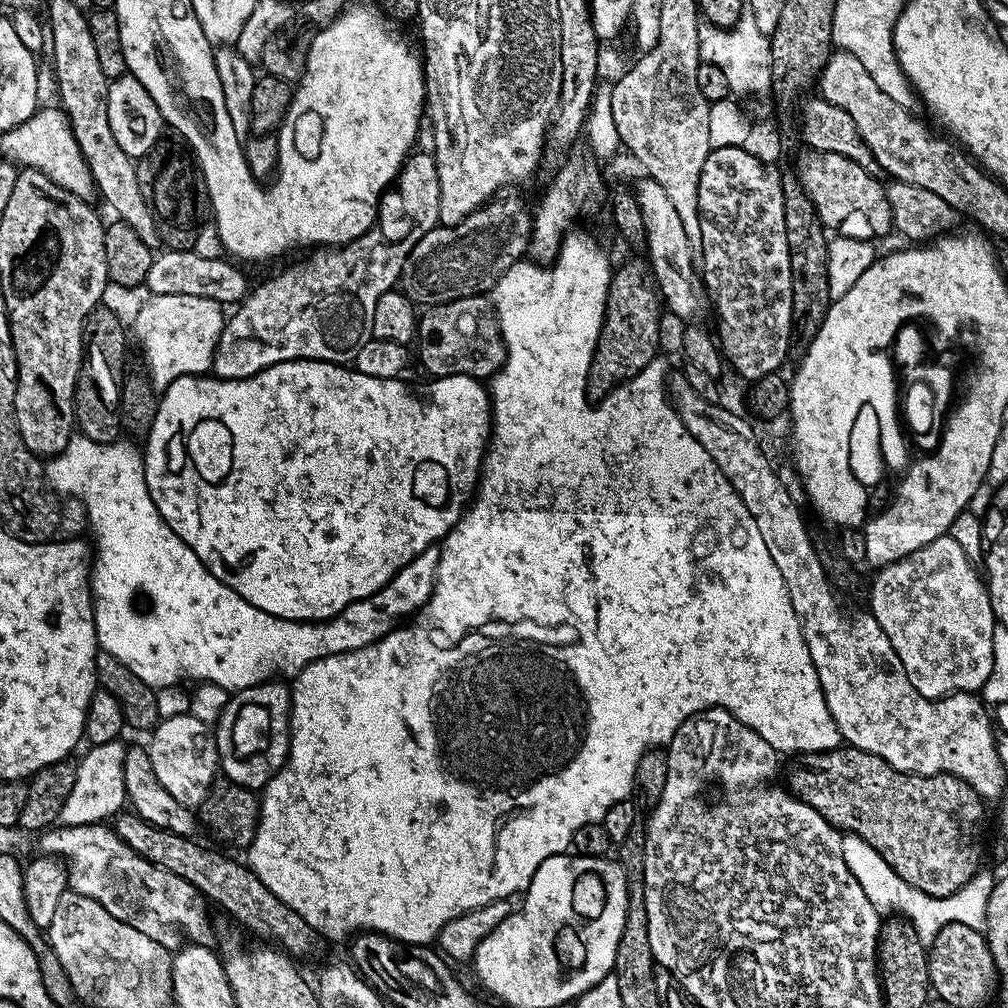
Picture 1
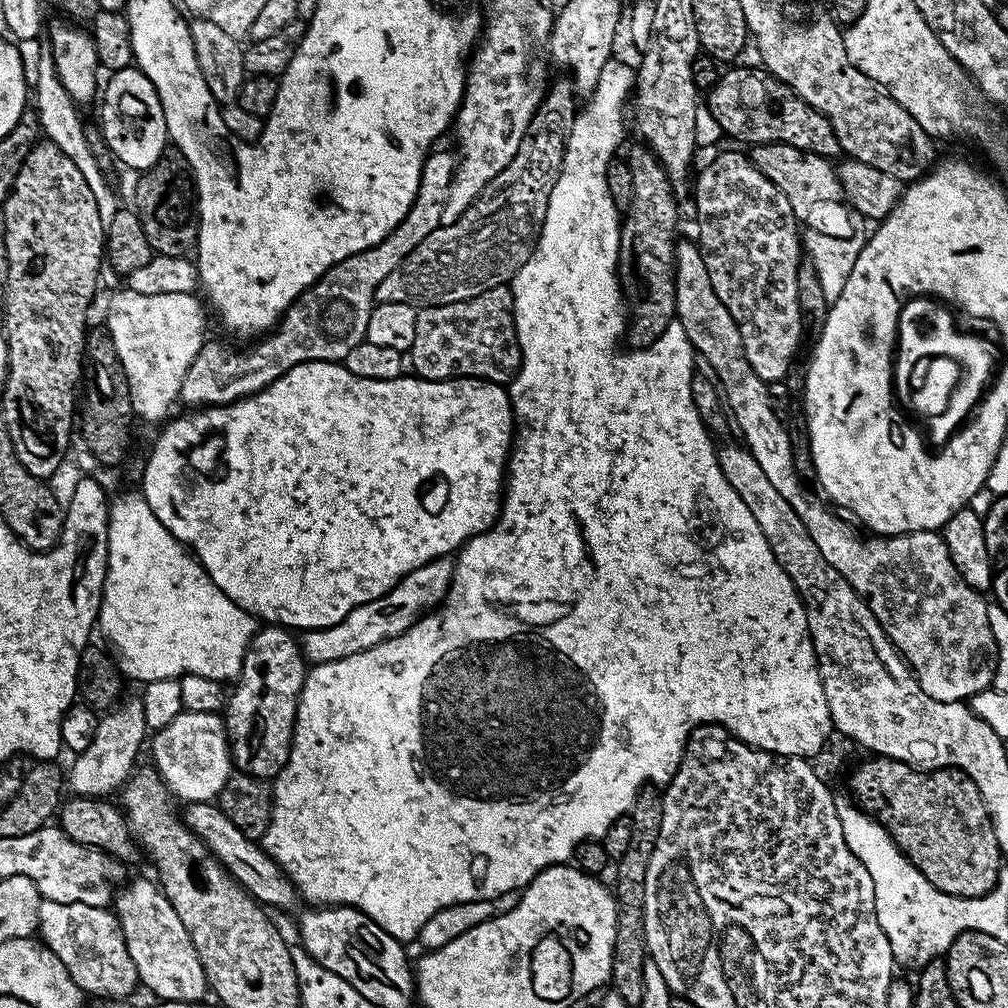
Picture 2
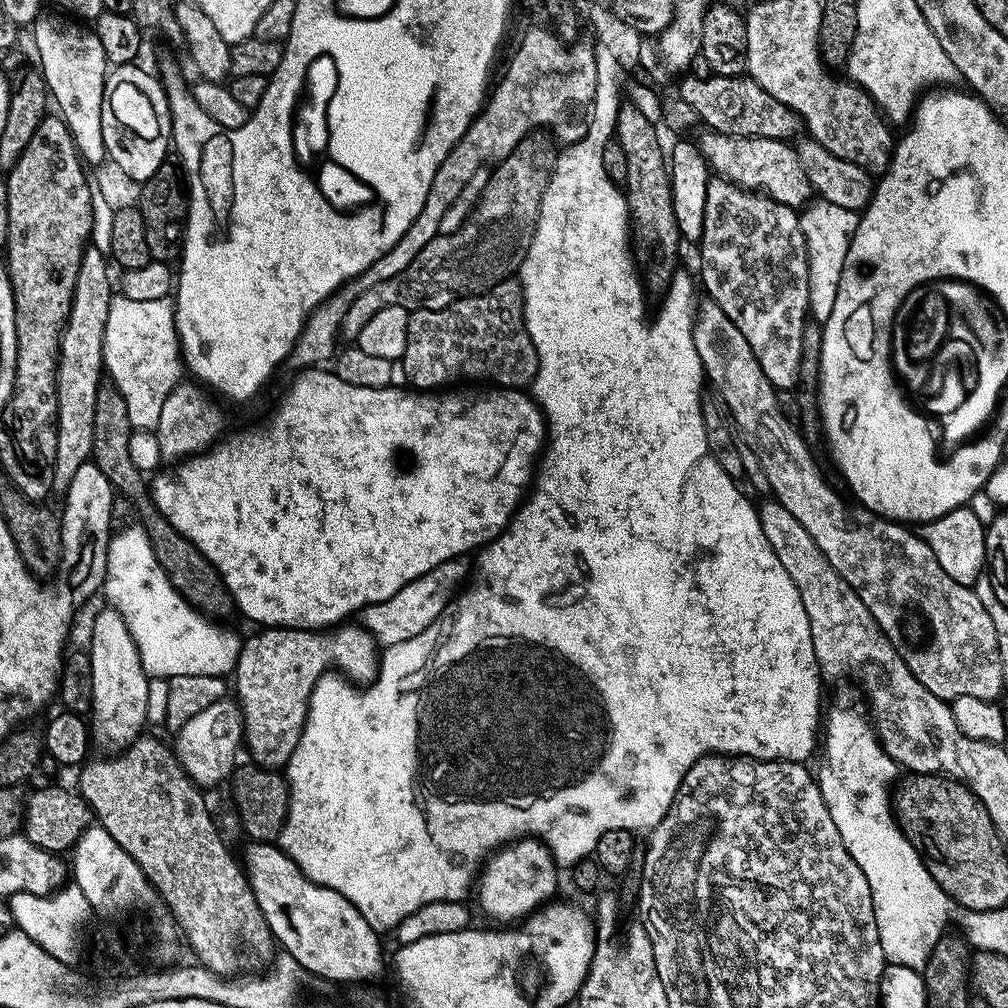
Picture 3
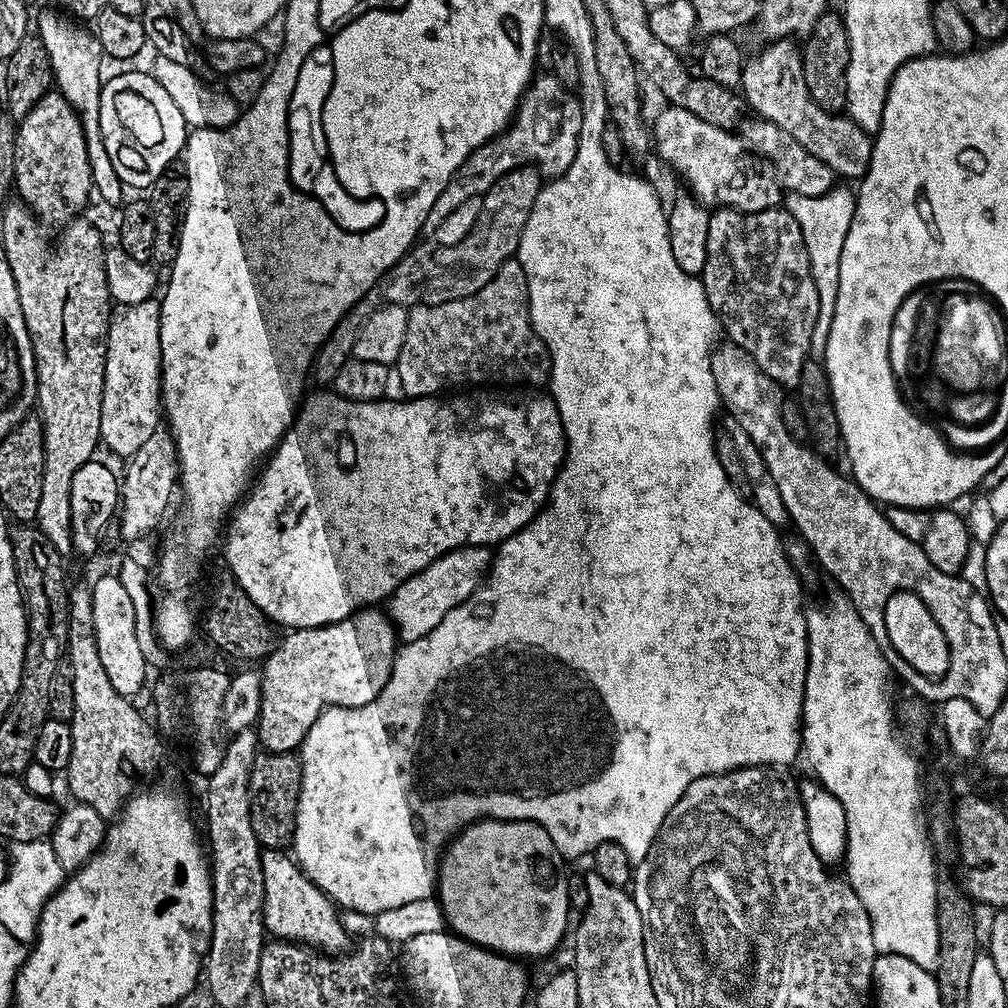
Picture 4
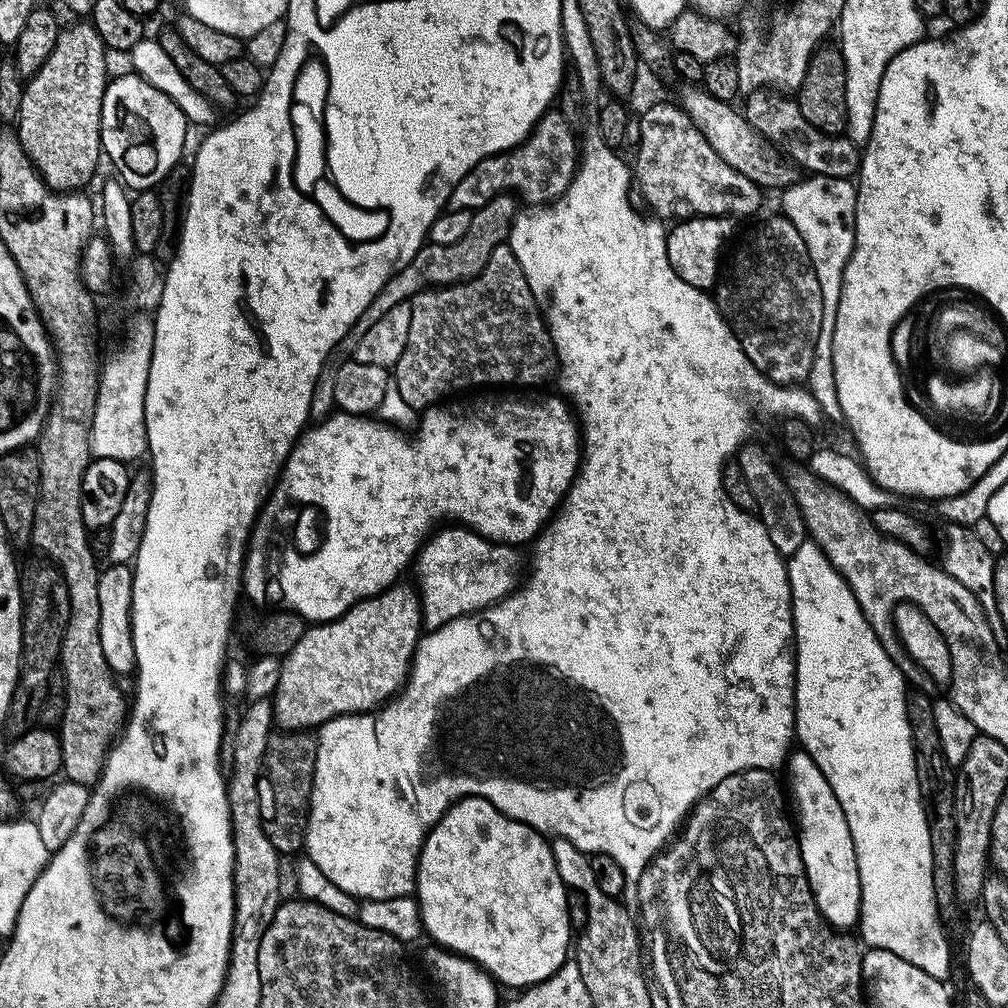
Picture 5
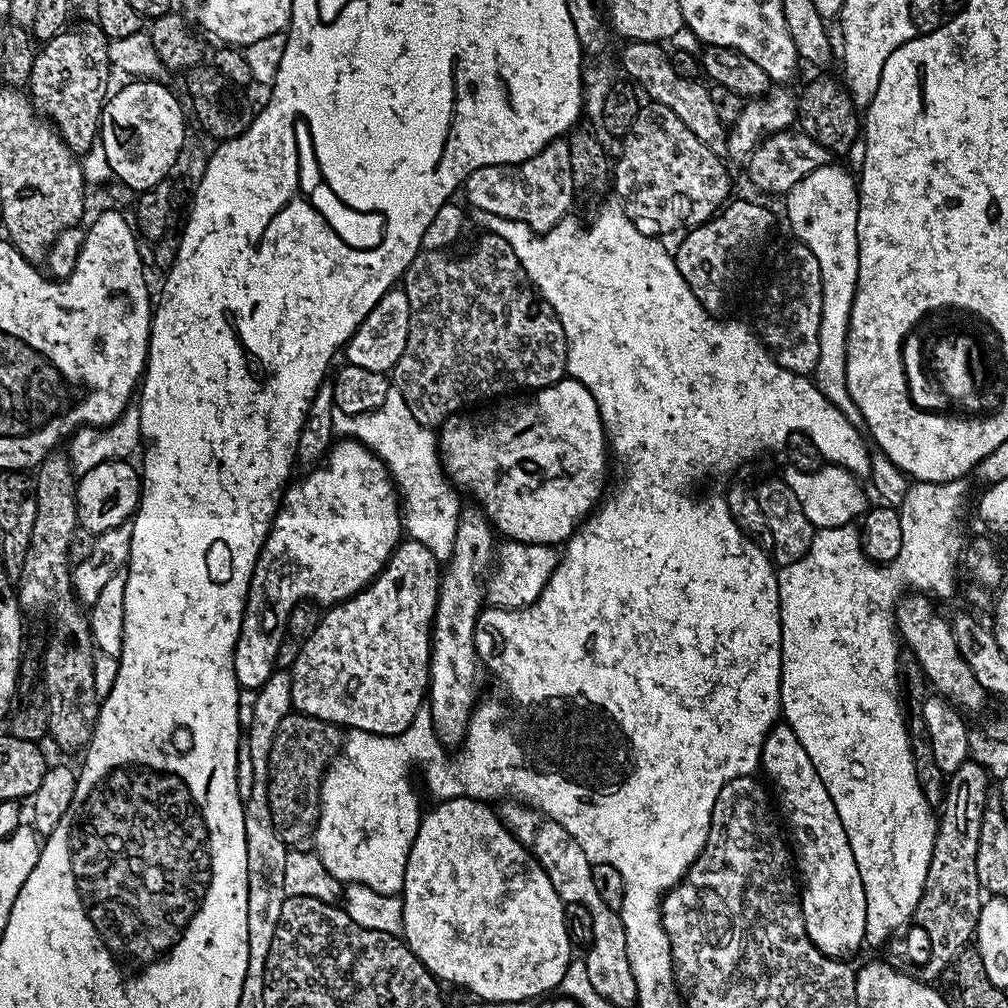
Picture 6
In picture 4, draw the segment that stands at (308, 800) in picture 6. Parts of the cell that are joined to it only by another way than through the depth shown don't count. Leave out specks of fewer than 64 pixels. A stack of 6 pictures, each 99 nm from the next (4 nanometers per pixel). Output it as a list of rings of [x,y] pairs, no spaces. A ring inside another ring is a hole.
[[[261,751],[250,770],[250,826],[265,849],[287,849],[296,833],[296,811],[302,786],[302,766],[296,752]]]

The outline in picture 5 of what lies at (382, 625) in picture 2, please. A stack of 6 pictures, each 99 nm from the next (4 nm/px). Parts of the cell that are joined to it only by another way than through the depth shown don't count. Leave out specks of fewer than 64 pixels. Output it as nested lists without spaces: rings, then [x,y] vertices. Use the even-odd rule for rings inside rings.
[[[444,526],[429,535],[414,561],[423,627],[441,628],[454,618],[473,615],[509,595],[522,576],[516,552],[513,545],[496,544],[463,526]]]

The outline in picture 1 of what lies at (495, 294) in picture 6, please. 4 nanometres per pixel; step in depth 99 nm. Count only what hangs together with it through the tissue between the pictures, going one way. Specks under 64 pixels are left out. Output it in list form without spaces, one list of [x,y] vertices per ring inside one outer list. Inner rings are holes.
[[[487,295],[433,304],[425,312],[428,313],[418,320],[418,345],[420,360],[429,377],[473,376],[484,382],[500,371],[508,351],[496,317],[496,305]]]

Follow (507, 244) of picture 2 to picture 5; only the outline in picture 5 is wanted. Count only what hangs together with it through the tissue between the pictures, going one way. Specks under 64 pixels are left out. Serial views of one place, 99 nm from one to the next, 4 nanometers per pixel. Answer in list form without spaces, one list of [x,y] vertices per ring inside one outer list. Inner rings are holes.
[[[515,195],[495,196],[490,202],[486,202],[486,206],[472,212],[470,230],[466,230],[466,234],[462,234],[462,238],[458,238],[458,242],[450,242],[450,246],[425,243],[401,272],[395,272],[388,279],[386,286],[382,286],[382,290],[378,290],[378,298],[374,298],[374,302],[370,306],[366,306],[366,310],[362,310],[362,318],[358,318],[358,322],[354,322],[354,326],[346,334],[346,338],[342,338],[339,350],[330,353],[326,358],[326,362],[322,366],[322,374],[318,374],[318,382],[314,382],[314,398],[310,398],[310,417],[313,421],[319,422],[332,415],[336,408],[334,402],[336,375],[342,365],[350,359],[349,354],[356,349],[358,342],[362,342],[366,330],[370,330],[370,326],[374,326],[374,322],[378,322],[378,318],[382,318],[382,314],[386,314],[386,310],[390,310],[390,306],[398,306],[411,301],[413,296],[423,292],[429,286],[442,288],[445,284],[461,284],[476,277],[486,266],[490,254],[494,254],[497,246],[507,241],[508,232],[512,228],[517,211],[518,200]]]

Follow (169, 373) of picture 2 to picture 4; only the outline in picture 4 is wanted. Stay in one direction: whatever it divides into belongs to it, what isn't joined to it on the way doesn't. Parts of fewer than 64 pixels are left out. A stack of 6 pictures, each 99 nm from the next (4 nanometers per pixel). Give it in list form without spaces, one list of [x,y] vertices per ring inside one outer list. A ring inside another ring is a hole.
[[[153,298],[138,305],[119,305],[108,327],[108,349],[102,394],[103,447],[127,458],[136,453],[162,424],[160,386],[160,300]]]

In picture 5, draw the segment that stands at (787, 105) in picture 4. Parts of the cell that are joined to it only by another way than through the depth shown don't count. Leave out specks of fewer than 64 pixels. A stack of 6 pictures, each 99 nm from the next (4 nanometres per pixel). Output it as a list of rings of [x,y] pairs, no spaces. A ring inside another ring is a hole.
[[[761,90],[749,95],[746,102],[748,105],[743,105],[742,111],[750,126],[754,126],[754,130],[758,130],[758,134],[769,144],[783,150],[787,159],[795,164],[797,169],[804,171],[805,168],[805,173],[808,174],[833,176],[843,180],[859,173],[861,149],[853,144],[847,135],[823,132],[810,126],[810,122],[802,118],[802,110],[795,99]]]

